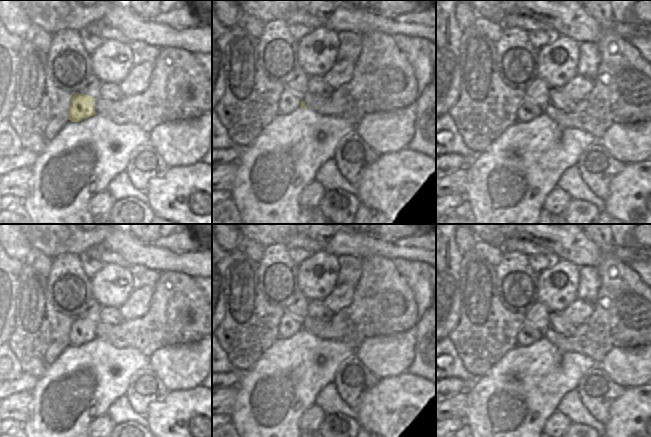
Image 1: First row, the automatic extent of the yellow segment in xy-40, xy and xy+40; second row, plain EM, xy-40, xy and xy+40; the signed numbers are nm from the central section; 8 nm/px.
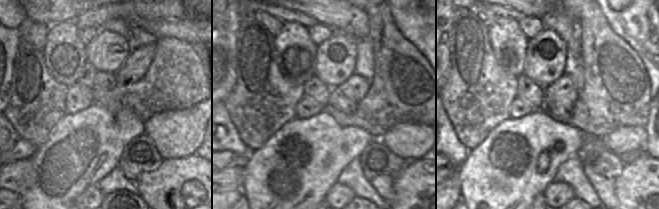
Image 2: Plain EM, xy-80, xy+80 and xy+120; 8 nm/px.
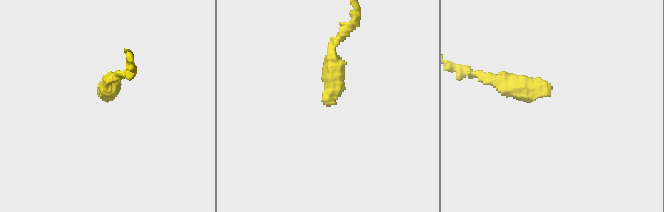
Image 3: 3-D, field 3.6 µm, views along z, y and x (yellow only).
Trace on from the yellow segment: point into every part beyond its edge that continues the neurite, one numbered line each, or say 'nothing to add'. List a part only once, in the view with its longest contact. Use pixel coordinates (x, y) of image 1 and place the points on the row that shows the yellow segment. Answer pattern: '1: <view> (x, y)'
nothing to add

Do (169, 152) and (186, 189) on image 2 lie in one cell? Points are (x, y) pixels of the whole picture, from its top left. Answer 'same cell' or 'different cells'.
different cells

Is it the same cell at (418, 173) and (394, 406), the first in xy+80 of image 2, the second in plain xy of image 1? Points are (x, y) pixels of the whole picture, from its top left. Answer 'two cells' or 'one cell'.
one cell

